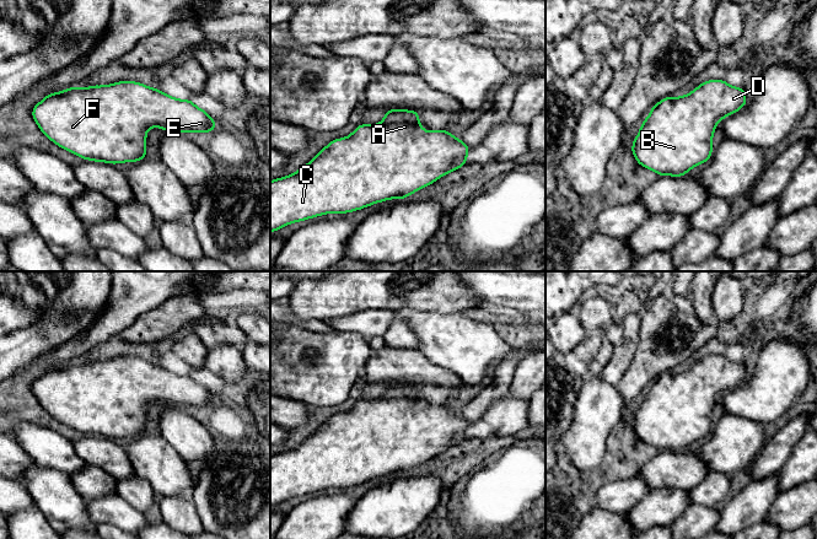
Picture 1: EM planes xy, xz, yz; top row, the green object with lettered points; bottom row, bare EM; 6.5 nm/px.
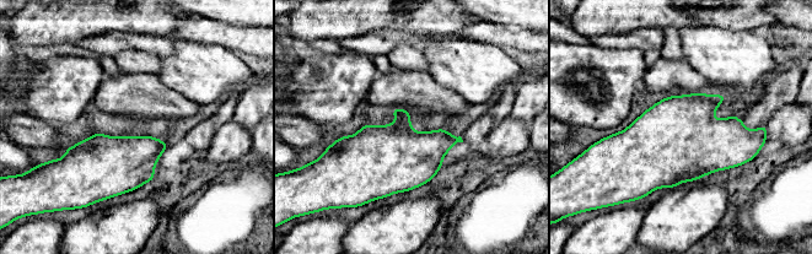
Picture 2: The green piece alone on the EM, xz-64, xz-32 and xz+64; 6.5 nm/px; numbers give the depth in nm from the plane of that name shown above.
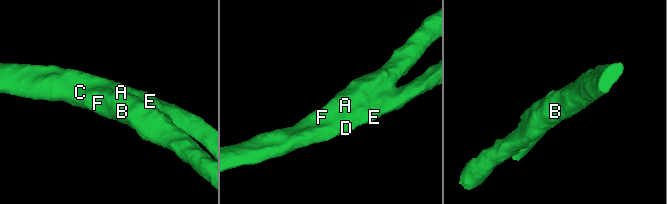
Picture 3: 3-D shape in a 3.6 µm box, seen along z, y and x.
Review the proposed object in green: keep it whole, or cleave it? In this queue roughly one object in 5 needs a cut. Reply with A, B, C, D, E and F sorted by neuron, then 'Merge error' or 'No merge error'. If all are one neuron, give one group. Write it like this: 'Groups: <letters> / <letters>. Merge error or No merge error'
Groups: A B C D E F. No merge error

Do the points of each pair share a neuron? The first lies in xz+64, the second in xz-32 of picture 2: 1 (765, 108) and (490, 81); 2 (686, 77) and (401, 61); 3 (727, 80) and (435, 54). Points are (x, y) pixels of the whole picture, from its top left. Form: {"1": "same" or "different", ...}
{"1": "different", "2": "different", "3": "same"}

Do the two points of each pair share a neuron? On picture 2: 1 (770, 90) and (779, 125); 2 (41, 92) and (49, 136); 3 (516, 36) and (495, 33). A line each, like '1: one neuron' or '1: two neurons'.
1: one neuron
2: two neurons
3: one neuron

